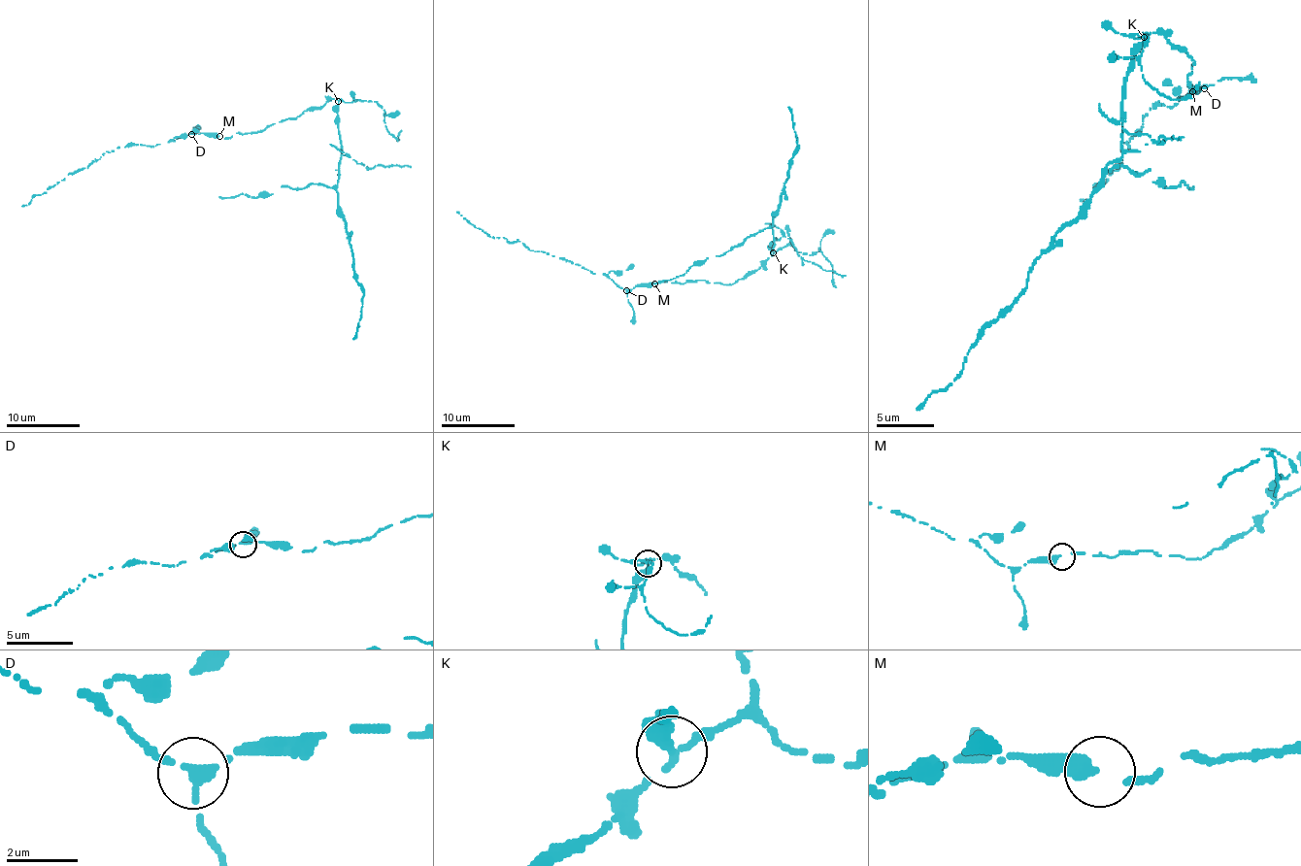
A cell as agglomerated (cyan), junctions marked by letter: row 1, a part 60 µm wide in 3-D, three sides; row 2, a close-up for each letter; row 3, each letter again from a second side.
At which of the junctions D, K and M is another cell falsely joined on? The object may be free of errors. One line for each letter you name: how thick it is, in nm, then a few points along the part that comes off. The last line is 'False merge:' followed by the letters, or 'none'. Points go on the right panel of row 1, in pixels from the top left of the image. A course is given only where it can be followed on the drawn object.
K: 200 nm thick; foreign part runs (1143, 36), (1123, 91), (1123, 155), (969, 349), (960, 375), (917, 410)
False merge: K

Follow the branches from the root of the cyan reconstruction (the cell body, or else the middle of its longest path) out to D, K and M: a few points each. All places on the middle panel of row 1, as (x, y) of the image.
D: (736, 282), (730, 284), (708, 283), (704, 280), (683, 283), (660, 282), (636, 284), (626, 290)
K: (736, 282), (752, 274), (773, 251)
M: (736, 282), (730, 284), (708, 283), (704, 280), (654, 283)

